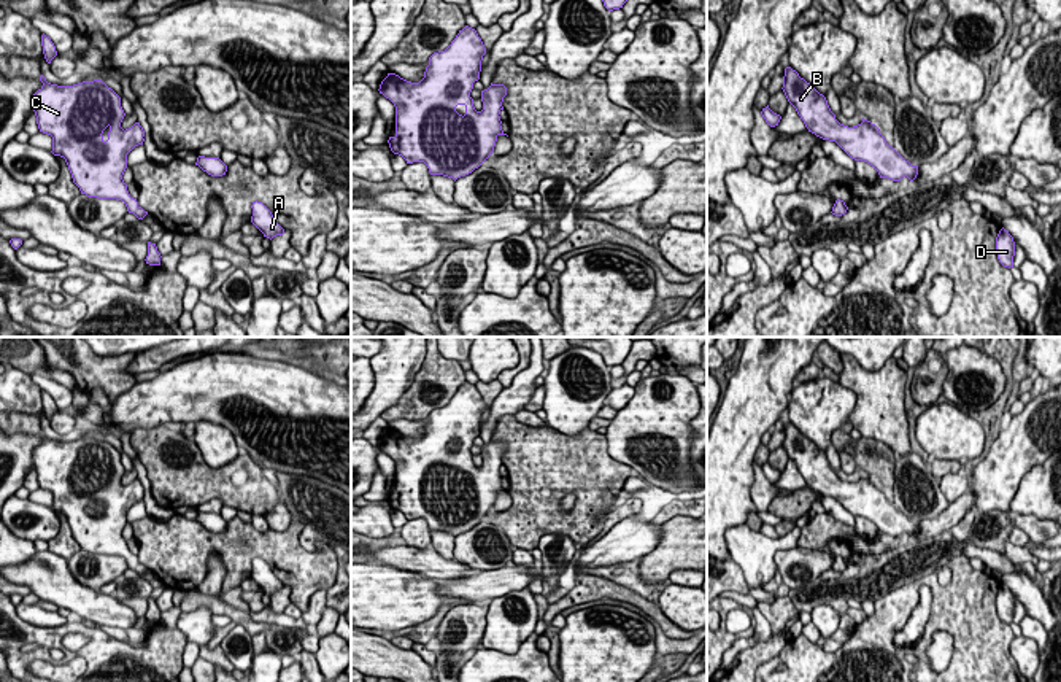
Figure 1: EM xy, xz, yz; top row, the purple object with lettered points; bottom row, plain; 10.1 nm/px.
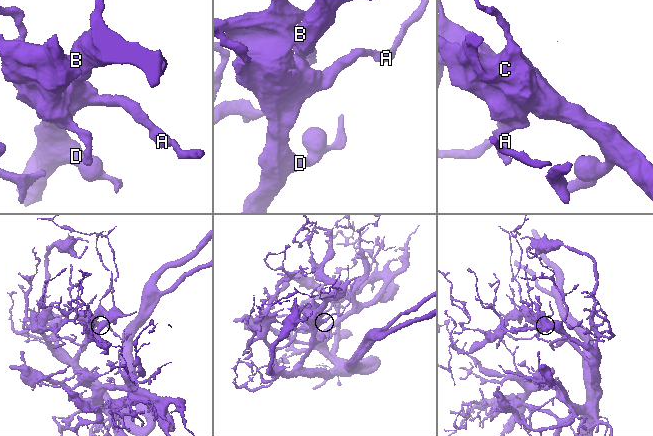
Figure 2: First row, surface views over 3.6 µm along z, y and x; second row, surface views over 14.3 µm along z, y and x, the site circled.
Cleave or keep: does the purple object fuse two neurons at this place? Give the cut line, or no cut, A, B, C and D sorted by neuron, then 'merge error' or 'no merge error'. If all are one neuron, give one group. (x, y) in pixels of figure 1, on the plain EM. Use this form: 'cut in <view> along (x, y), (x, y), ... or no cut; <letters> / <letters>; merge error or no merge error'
no cut; A B C D; no merge error

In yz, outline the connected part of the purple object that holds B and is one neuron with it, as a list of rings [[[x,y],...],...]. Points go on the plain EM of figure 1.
[[[791,423],[785,424],[781,445],[808,488],[835,498],[851,515],[870,520],[880,534],[893,537],[901,537],[904,533],[910,537],[916,534],[918,521],[912,521],[889,502],[875,480],[864,474],[861,480],[853,483],[840,480],[826,453]]]

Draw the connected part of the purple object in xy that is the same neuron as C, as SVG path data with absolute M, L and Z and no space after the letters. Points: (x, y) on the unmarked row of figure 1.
M41 431L43 442L33 450L33 467L40 488L52 493L52 510L65 515L73 539L81 550L97 555L122 556L129 569L143 575L145 568L133 555L122 531L127 525L127 510L145 498L145 486L140 479L122 485L125 472L121 463L121 453L102 436L83 437L73 442L57 442L46 437Z

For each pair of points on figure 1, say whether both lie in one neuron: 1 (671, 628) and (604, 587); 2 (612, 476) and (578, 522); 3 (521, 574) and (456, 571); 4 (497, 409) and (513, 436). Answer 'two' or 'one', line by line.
1: one
2: one
3: two
4: two

